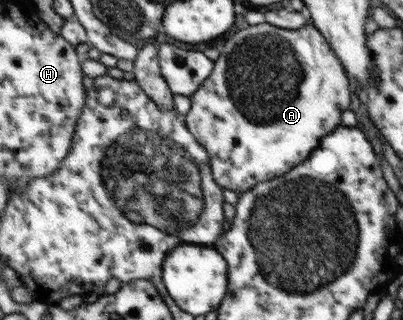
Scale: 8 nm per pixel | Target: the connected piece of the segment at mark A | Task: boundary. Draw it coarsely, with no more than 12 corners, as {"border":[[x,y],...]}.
{"border":[[314,24],[226,42],[182,119],[216,184],[290,172],[341,124]]}

